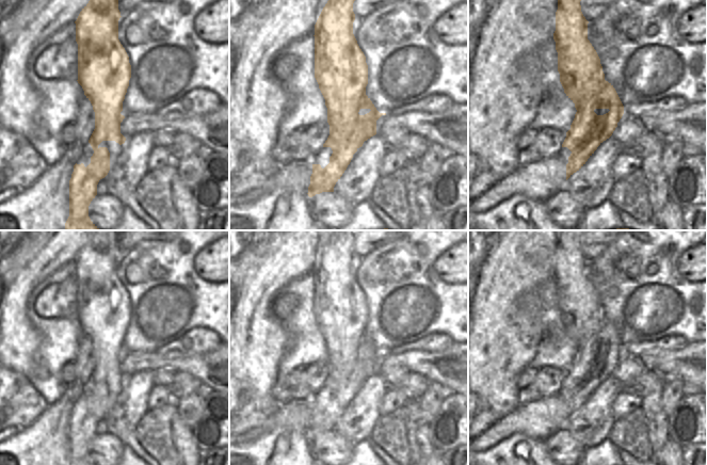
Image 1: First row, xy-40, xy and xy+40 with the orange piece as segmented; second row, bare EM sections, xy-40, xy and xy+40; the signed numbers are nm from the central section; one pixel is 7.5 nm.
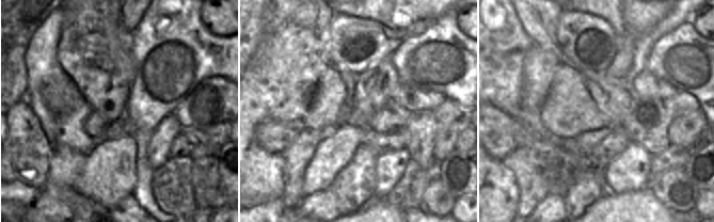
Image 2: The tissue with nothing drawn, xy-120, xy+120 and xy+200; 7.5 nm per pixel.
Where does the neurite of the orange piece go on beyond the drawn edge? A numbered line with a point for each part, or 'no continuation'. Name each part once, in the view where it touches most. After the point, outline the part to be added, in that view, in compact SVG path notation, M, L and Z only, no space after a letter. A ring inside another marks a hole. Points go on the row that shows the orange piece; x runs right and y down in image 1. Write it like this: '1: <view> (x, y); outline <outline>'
no continuation

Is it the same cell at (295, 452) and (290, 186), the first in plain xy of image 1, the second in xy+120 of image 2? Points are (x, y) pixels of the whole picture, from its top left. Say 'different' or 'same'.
different

